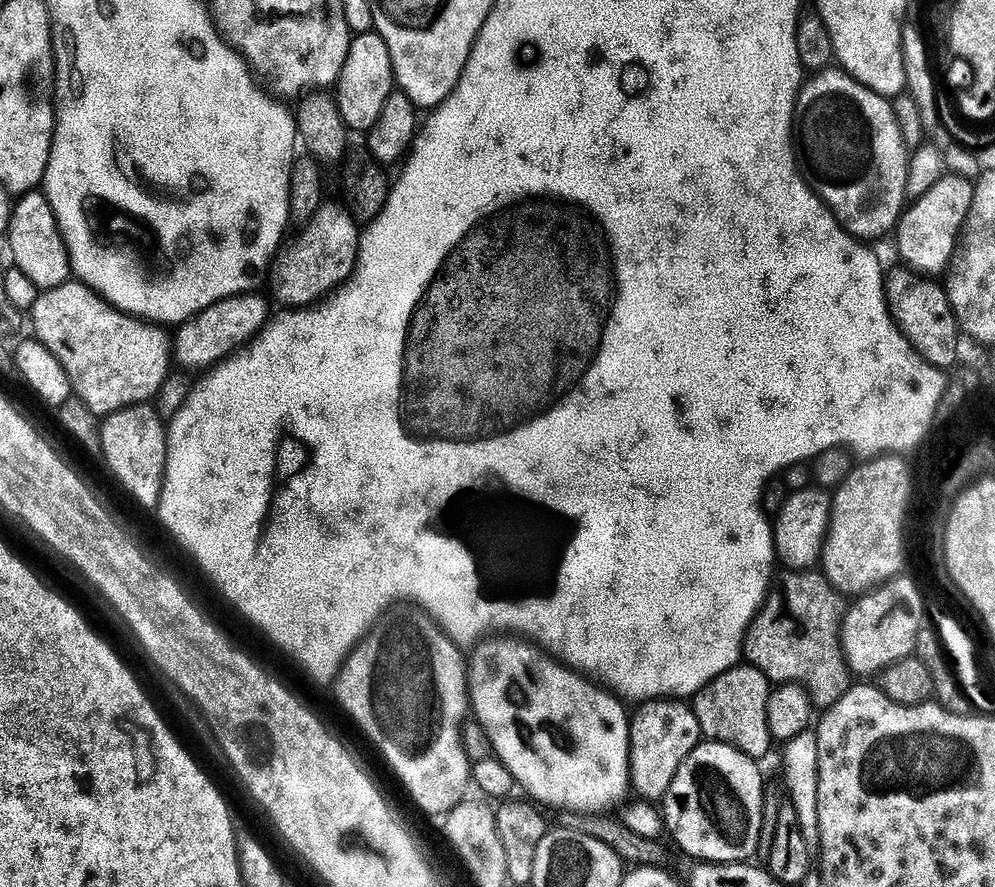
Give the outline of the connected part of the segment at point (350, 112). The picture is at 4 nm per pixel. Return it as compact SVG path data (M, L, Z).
M375 30L359 33L349 48L349 57L334 92L336 104L340 108L341 116L348 128L353 133L371 132L372 127L378 122L378 118L382 118L384 107L396 87L396 74L392 69L392 58L386 42Z

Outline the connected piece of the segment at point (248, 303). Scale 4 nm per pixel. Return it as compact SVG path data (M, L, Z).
M260 290L243 292L220 300L206 311L193 316L179 329L179 332L181 331L180 344L178 340L179 363L181 360L192 368L208 370L227 360L233 352L239 352L245 344L252 343L274 316L273 301L267 295L265 296L260 293Z

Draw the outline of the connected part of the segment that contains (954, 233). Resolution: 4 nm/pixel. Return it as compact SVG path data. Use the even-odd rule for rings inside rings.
M964 174L941 175L937 183L912 204L913 208L911 205L905 211L898 225L900 256L905 265L921 274L944 274L949 271L975 200L975 183L966 177Z

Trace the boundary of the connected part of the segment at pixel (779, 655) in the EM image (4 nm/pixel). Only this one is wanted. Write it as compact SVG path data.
M791 571L789 580L784 586L786 614L774 616L768 609L763 609L753 620L745 636L742 649L745 659L755 668L759 668L777 685L801 683L809 690L813 707L825 712L837 704L852 687L852 673L846 661L841 645L841 625L848 609L845 597L839 589L829 583L820 572Z

